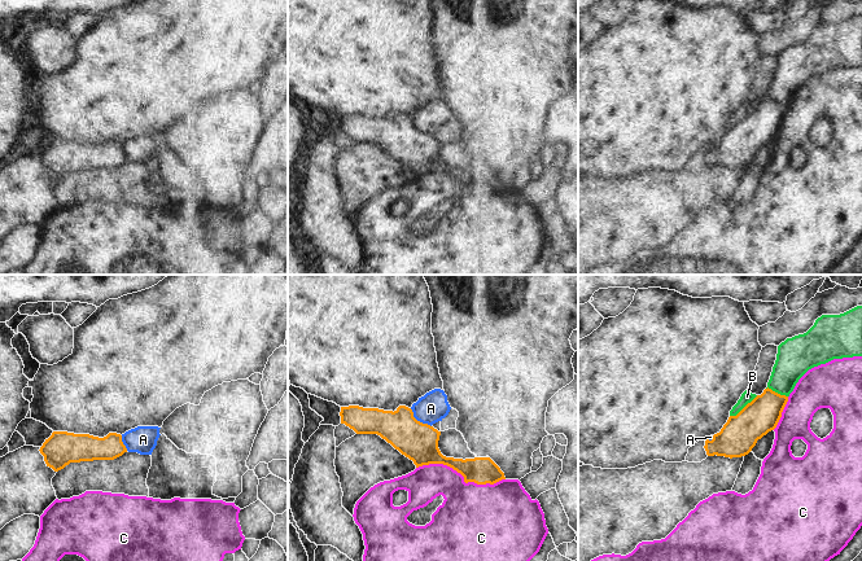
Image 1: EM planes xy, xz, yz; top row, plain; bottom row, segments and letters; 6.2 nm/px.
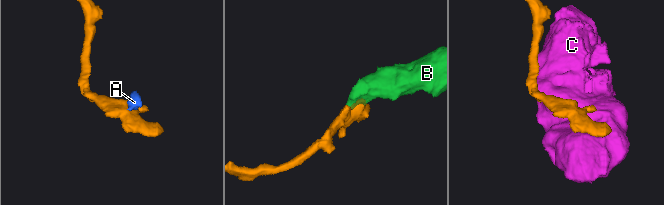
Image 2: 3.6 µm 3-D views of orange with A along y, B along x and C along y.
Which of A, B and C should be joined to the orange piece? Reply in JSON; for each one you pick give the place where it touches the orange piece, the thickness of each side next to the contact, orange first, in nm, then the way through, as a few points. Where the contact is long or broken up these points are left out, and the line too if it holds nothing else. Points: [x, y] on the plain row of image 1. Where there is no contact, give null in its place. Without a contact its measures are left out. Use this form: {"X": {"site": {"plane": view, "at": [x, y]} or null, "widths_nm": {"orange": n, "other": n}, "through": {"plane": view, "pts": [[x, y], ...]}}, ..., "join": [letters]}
{"join": []}

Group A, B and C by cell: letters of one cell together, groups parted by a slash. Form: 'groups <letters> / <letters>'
groups A B / C

